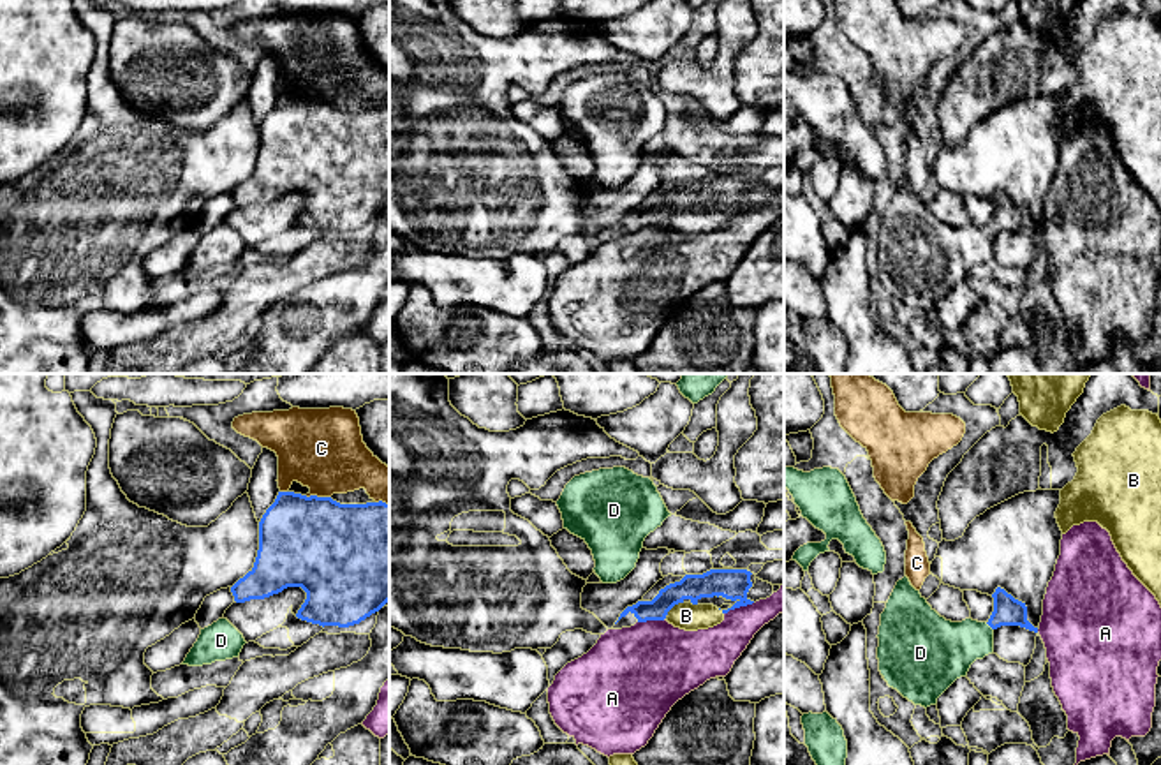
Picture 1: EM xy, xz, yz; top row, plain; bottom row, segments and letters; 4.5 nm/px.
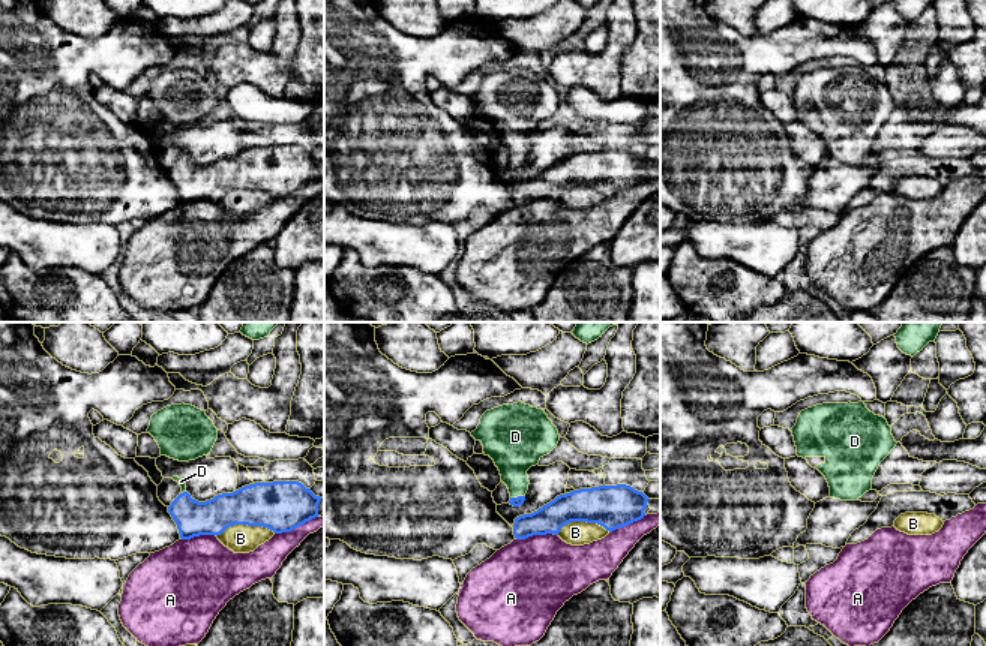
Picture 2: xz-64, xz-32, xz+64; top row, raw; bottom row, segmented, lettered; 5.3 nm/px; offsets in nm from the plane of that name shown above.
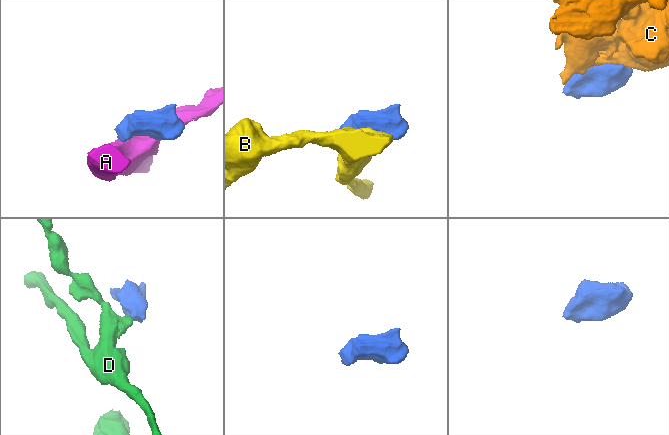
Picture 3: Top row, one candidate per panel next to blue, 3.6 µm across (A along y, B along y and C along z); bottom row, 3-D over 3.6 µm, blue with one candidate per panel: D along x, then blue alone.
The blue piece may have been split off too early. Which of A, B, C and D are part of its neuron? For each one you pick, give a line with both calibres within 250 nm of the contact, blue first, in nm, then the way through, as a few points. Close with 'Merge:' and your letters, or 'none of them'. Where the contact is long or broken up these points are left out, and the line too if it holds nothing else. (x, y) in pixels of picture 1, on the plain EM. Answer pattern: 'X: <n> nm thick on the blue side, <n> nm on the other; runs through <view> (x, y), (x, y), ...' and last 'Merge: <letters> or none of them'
D: 130 nm thick on the blue side, 280 nm on the other; runs through yz (1008, 215), (989, 230), (973, 245), (941, 256)
Merge: D

